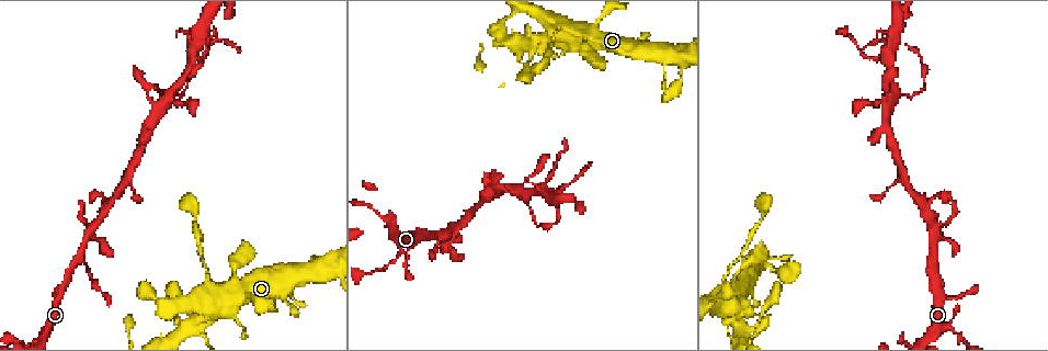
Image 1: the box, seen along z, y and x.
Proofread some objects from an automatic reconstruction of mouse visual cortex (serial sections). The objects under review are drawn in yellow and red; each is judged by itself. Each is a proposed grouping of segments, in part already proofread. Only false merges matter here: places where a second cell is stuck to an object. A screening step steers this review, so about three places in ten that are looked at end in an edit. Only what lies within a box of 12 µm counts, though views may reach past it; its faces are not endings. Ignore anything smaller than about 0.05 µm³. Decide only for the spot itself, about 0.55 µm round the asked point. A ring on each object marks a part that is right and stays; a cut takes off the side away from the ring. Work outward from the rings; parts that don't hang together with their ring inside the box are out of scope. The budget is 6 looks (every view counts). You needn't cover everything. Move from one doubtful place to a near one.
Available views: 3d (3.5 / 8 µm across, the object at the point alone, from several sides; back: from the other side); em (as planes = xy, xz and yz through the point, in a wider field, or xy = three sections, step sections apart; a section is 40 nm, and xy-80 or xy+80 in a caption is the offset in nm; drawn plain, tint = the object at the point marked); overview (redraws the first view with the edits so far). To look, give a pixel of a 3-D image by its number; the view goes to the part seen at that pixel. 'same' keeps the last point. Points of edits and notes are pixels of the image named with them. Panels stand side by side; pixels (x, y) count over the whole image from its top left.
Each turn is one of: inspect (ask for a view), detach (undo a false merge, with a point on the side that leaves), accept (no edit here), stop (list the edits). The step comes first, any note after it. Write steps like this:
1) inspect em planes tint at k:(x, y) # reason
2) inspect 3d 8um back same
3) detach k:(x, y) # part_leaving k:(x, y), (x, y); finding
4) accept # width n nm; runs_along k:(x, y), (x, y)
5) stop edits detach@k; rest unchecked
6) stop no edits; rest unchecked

inspect 3d 3.5um at 1:(937, 236) # side arm on a straight run

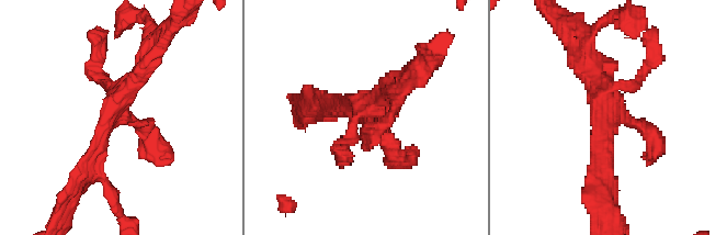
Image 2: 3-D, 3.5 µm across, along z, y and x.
inspect em planes tint at 2:(604, 116) # need the tissue

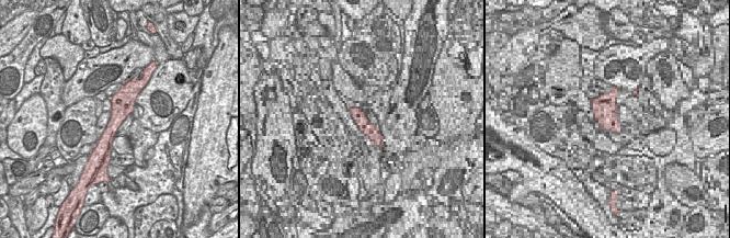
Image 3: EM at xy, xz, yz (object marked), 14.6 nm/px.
accept # runs_along 2:(78, 182), (115, 102), (149, 55); continuous, no second cell

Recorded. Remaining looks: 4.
inspect 3d 8um at 1:(508, 16) # abrupt turn

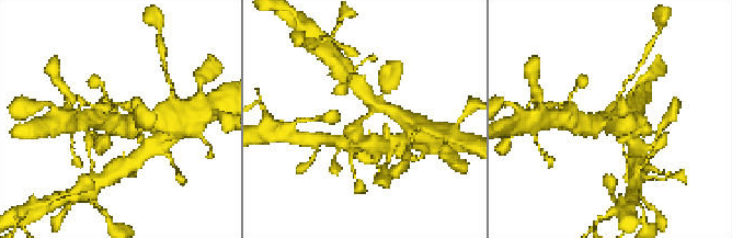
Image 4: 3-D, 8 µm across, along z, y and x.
inspect em planes tint at 4:(362, 120)

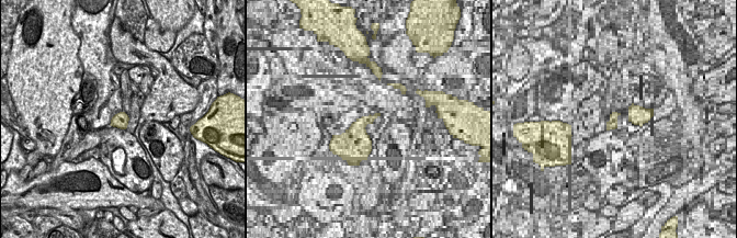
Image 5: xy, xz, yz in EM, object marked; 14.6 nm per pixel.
accept # width 220 nm; runs_along 4:(141, 121), (126, 124), (105, 95); one cell here

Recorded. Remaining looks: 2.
inspect 3d 3.5um at 1:(560, 30) # sudden change in width

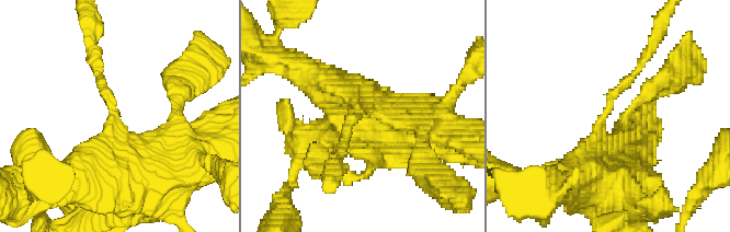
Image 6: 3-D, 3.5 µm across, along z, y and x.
accept # arm_widths 150, 350 nm; continuous, no second cell

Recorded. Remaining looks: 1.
stop no edits; rest unchecked

